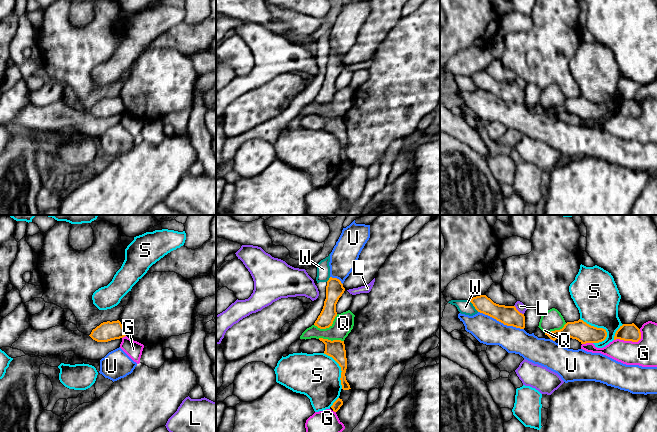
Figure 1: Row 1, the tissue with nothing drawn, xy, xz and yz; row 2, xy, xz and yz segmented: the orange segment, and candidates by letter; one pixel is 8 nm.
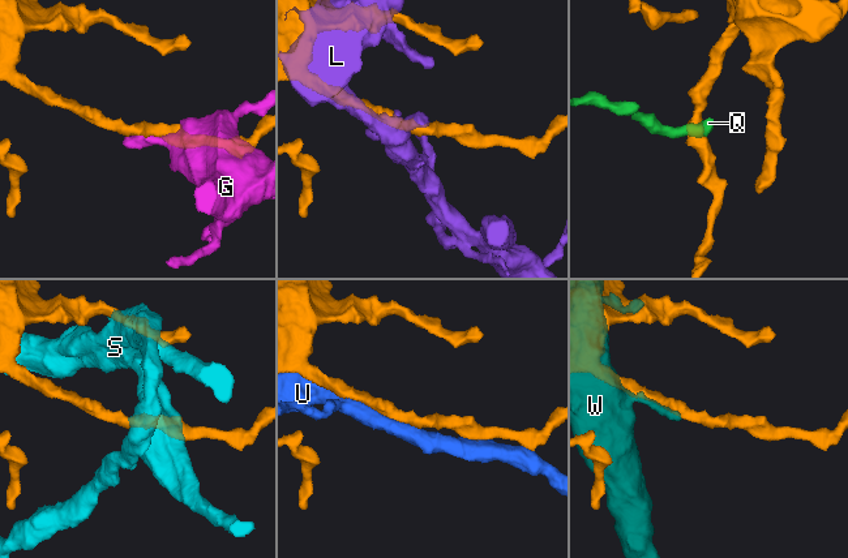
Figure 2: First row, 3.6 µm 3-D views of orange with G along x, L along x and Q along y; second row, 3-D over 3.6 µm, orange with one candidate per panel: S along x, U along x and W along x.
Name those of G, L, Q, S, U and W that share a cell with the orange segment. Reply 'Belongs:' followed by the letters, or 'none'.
Belongs: none

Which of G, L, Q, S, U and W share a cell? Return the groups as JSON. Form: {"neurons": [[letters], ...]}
{"neurons": [["G"], ["L"], ["Q"], ["S"], ["U"], ["W"]]}

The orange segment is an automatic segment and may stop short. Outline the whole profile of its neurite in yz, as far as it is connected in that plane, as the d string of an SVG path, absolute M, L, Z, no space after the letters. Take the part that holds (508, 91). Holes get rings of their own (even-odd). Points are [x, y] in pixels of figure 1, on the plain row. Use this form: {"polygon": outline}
{"polygon": "M486 71L473 73L469 76L475 85L507 102L525 104L525 92L515 82L505 82L494 79Z"}

